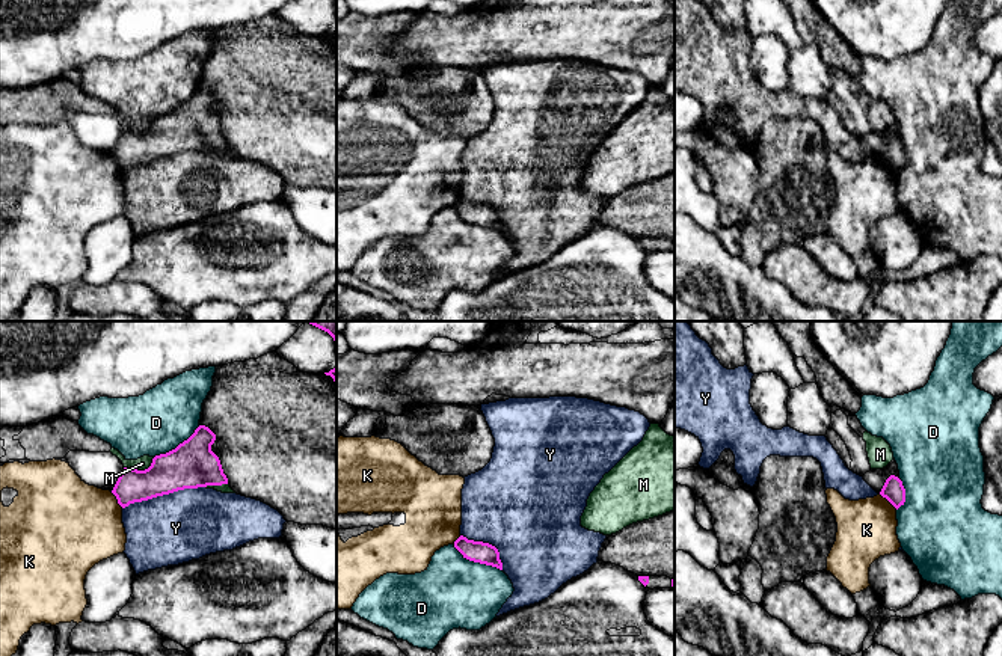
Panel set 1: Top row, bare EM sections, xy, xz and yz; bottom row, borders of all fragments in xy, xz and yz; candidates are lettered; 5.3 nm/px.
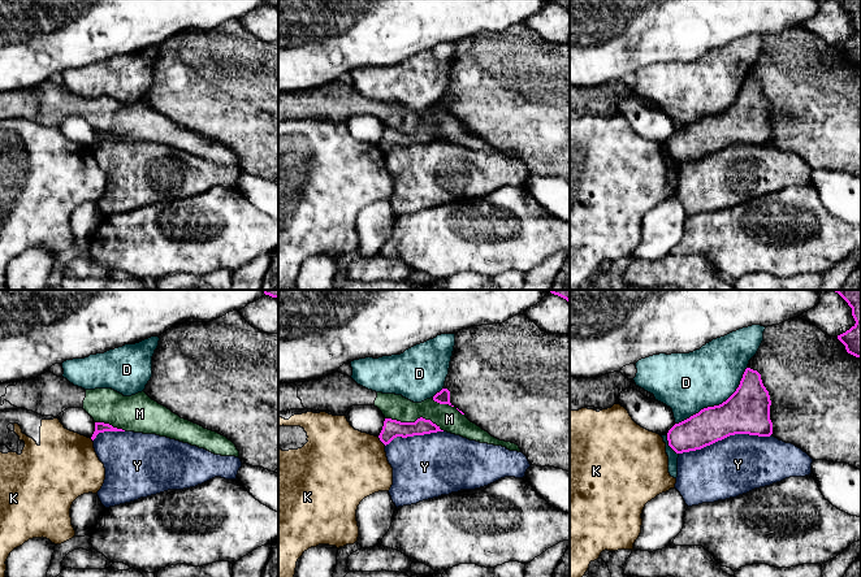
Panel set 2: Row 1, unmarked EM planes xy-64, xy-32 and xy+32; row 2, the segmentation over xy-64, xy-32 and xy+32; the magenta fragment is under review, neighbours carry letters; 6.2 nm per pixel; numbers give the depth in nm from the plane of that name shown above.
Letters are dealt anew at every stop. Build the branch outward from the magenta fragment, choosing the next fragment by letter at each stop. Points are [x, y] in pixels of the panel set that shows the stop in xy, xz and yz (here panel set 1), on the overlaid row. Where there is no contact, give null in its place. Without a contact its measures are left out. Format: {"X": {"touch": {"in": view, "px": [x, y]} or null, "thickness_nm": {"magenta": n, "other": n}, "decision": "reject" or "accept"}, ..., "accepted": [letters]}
{"D": {"touch": {"in": "xz", "px": [477, 561]}, "thickness_nm": {"magenta": 110, "other": 380}, "decision": "reject"}, "K": {"touch": {"in": "yz", "px": [888, 499]}, "thickness_nm": {"magenta": 120, "other": 320}, "decision": "reject"}, "M": {"touch": {"in": "xy", "px": [141, 471]}, "thickness_nm": {"magenta": 240, "other": 70}, "decision": "reject"}, "Y": {"touch": {"in": "xy", "px": [163, 493]}, "thickness_nm": {"magenta": 240, "other": 380}, "decision": "reject"}, "accepted": []}

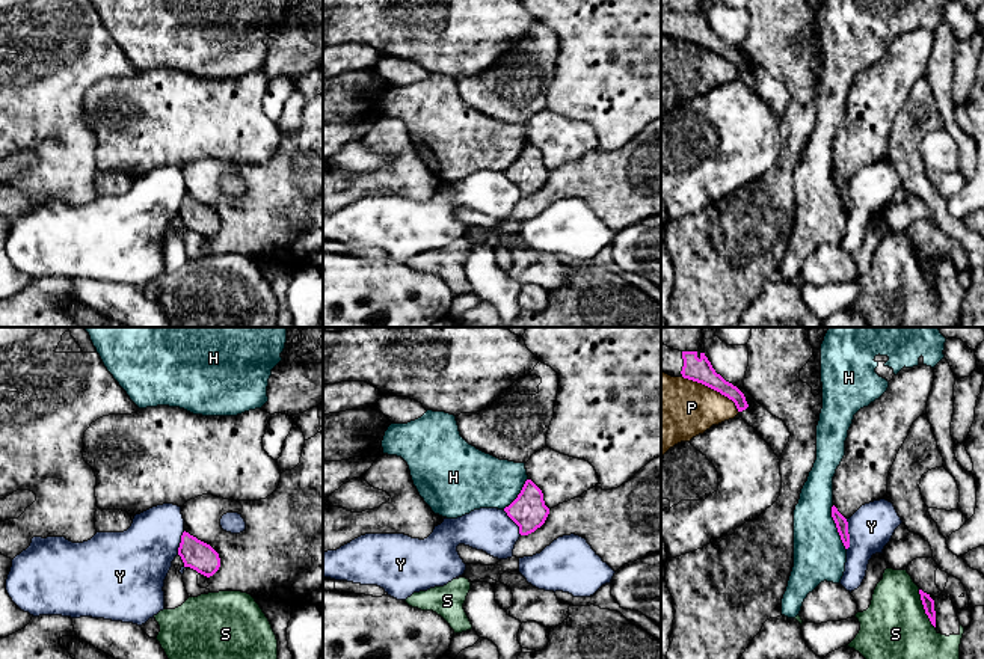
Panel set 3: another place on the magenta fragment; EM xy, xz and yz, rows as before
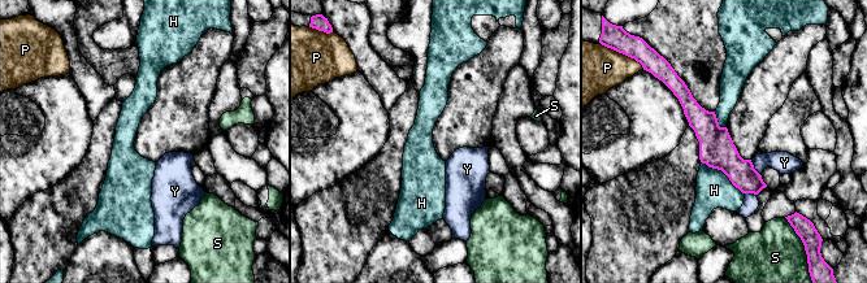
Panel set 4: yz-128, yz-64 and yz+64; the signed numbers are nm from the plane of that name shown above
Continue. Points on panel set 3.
{"H": {"touch": {"in": "yz", "px": [836, 527]}, "thickness_nm": {"magenta": 70, "other": 280}, "decision": "reject"}, "P": {"touch": {"in": "yz", "px": [713, 388]}, "thickness_nm": {"magenta": 130, "other": 360}, "decision": "reject"}, "S": {"touch": {"in": "yz", "px": [924, 608]}, "thickness_nm": {"magenta": 60, "other": 360}, "decision": "reject"}, "Y": {"touch": {"in": "yz", "px": [848, 534]}, "thickness_nm": {"magenta": 70, "other": 240}, "decision": "reject"}, "accepted": []}

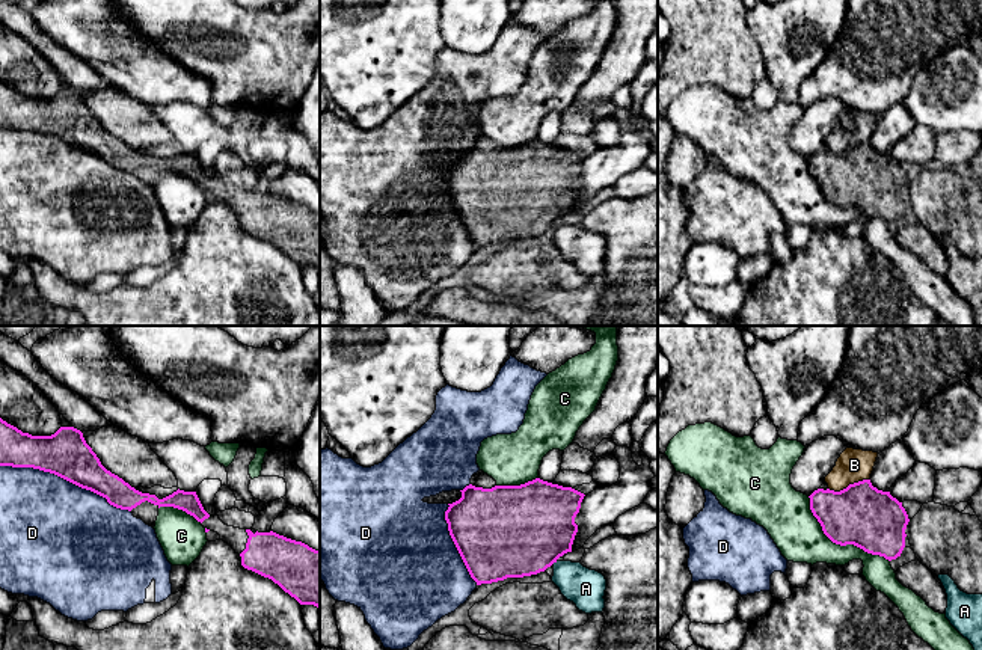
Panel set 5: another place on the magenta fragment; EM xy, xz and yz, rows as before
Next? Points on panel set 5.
{"A": {"touch": {"in": "xz", "px": [554, 561]}, "thickness_nm": {"magenta": 480, "other": 200}, "decision": "reject"}, "B": {"touch": {"in": "yz", "px": [850, 484]}, "thickness_nm": {"magenta": 320, "other": 180}, "decision": "reject"}, "C": {"touch": {"in": "yz", "px": [839, 543]}, "thickness_nm": {"magenta": 320, "other": 260}, "decision": "reject"}, "D": {"touch": {"in": "xy", "px": [65, 478]}, "thickness_nm": {"magenta": 240, "other": 480}, "decision": "reject"}, "accepted": []}

